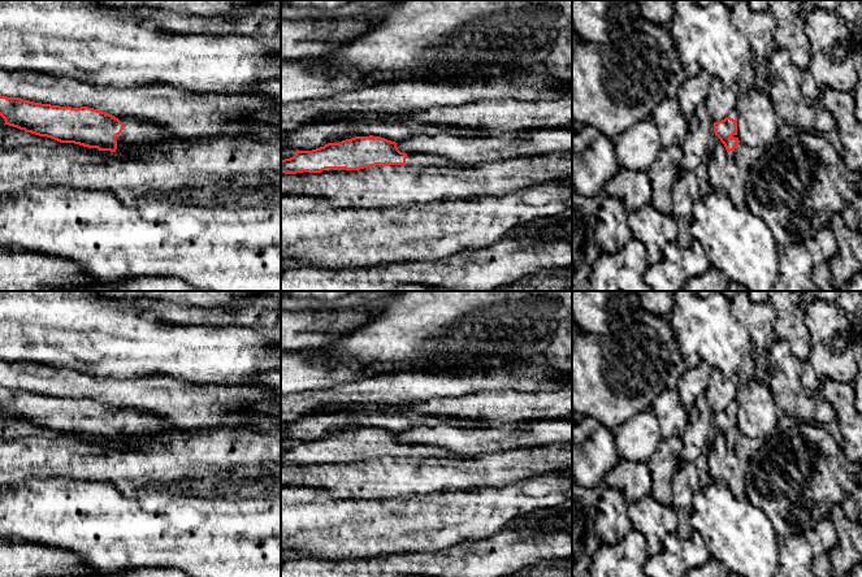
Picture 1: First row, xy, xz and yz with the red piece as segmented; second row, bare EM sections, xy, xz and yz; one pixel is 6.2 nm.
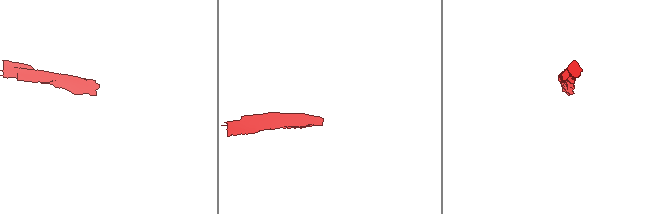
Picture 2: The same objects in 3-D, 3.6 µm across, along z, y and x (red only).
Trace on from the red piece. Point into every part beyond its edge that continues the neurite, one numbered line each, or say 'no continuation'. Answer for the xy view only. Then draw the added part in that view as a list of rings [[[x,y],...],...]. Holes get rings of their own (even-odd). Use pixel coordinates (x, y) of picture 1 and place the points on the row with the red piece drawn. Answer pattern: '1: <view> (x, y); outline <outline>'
1: xy (137, 131); outline [[[114,116],[124,123],[124,130],[116,136],[117,149],[114,152],[101,151],[107,155],[122,156],[138,147],[153,146],[166,140],[177,139],[156,123],[133,116]]]

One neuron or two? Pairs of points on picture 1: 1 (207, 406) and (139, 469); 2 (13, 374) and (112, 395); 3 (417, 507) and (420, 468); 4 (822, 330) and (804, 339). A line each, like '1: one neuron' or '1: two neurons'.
1: two neurons
2: one neuron
3: two neurons
4: two neurons

